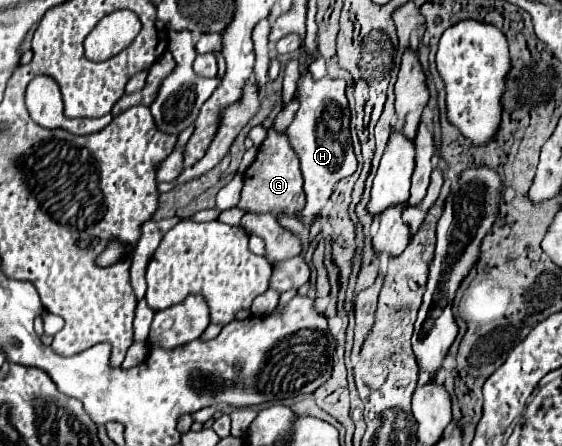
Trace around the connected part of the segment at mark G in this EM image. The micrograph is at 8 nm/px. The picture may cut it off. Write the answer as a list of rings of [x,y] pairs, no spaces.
[[[268,128],[268,138],[262,142],[260,152],[252,166],[244,174],[244,188],[240,194],[238,208],[246,212],[256,212],[256,214],[288,214],[290,218],[298,218],[298,212],[304,208],[306,196],[302,190],[302,174],[300,174],[300,164],[296,158],[296,152],[292,150],[286,134],[278,134],[276,130]]]

